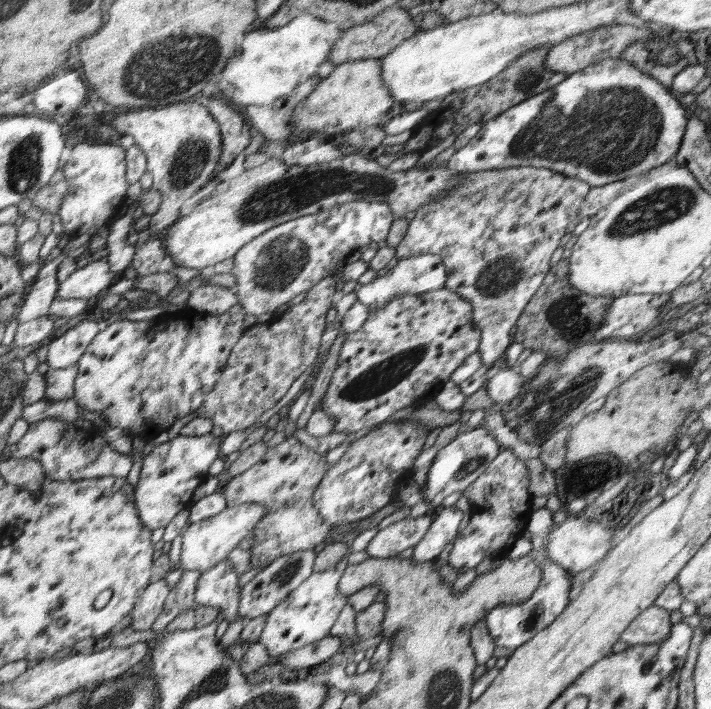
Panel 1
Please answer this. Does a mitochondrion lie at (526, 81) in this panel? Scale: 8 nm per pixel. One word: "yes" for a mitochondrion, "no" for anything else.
yes

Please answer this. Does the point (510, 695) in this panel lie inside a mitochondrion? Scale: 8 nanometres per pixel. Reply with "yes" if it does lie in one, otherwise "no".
no

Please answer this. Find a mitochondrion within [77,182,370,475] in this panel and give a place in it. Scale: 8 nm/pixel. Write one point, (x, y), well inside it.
(280, 261)

